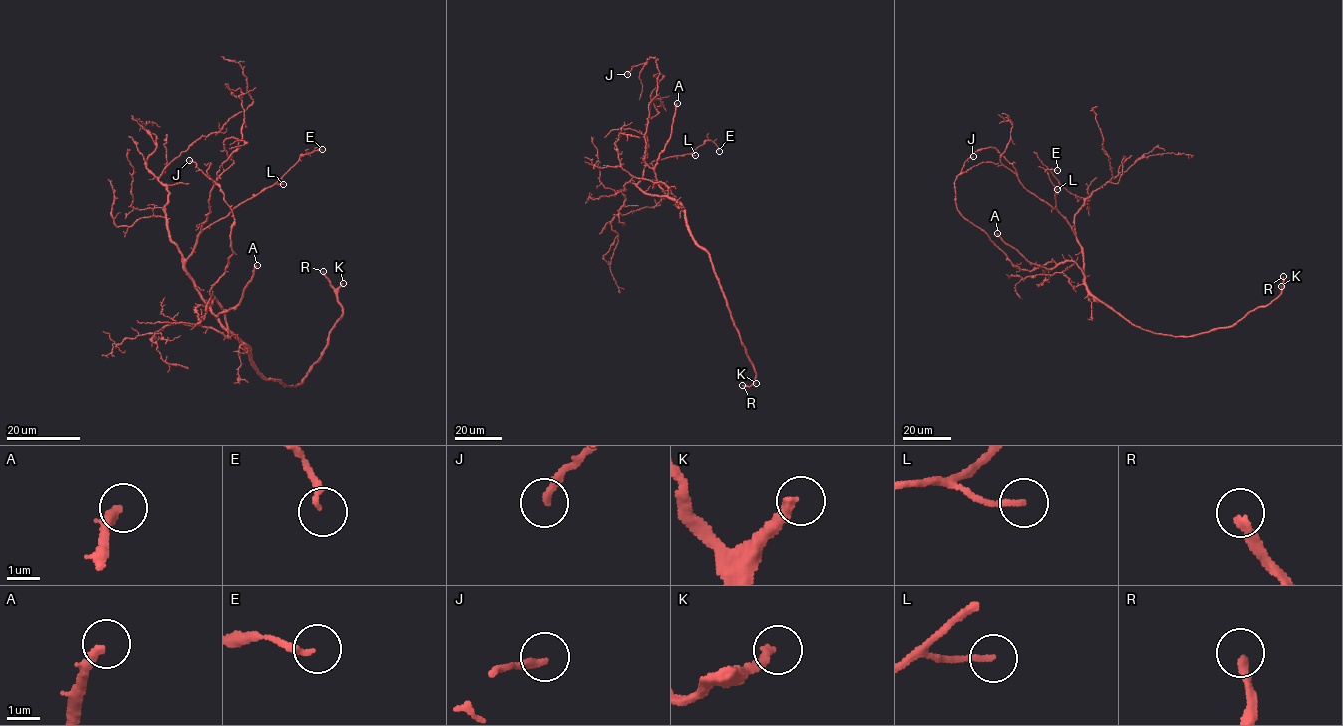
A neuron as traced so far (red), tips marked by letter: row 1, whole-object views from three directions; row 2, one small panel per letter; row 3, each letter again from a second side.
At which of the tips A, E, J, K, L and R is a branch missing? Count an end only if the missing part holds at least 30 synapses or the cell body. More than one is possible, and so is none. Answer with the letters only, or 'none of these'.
A, K, R

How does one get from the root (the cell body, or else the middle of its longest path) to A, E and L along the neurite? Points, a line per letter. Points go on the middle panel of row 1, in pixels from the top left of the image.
A: (667, 196), (657, 182), (654, 167), (670, 137), (677, 103)
E: (667, 196), (646, 194), (637, 186), (646, 166), (657, 160), (690, 154), (707, 140), (712, 141), (719, 151)
L: (667, 196), (646, 194), (637, 186), (643, 169), (657, 160), (695, 155)

